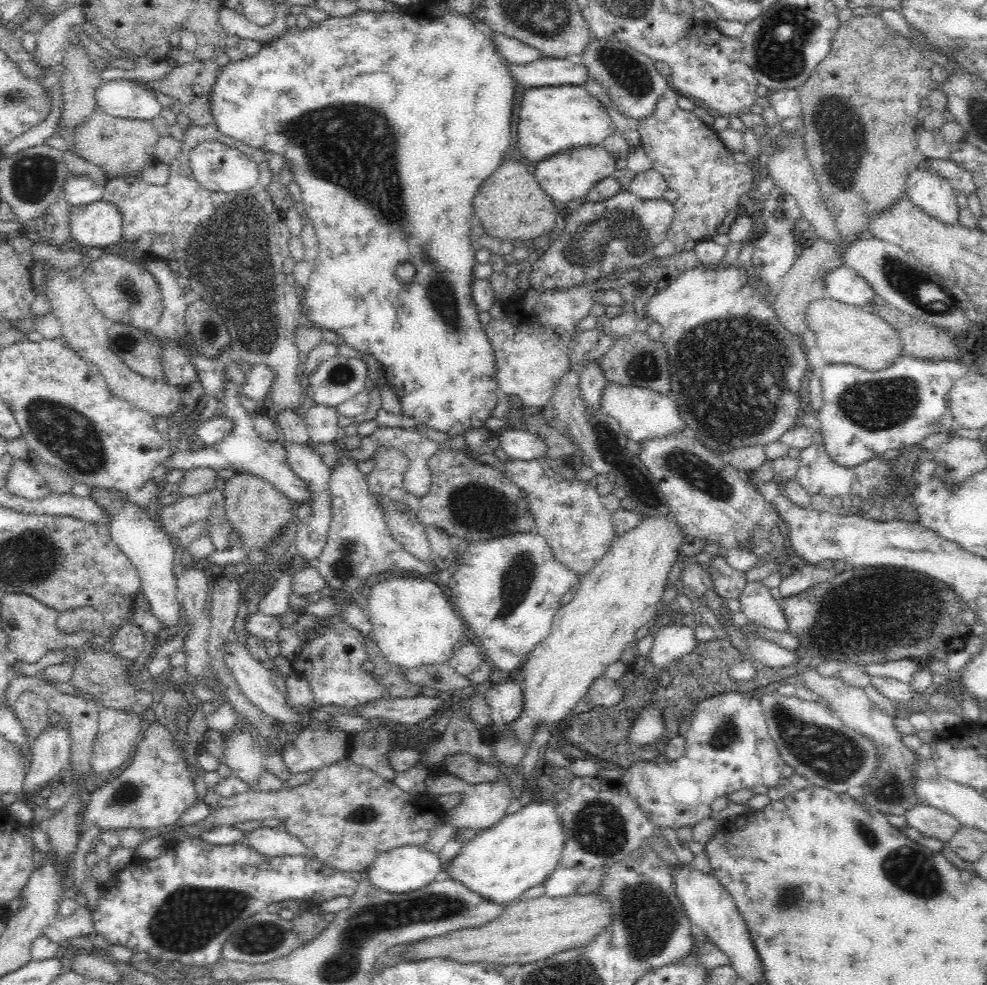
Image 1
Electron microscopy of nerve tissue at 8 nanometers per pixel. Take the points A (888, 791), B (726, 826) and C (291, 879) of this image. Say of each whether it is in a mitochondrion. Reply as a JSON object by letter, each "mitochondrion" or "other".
{"A":"mitochondrion","B":"other","C":"other"}

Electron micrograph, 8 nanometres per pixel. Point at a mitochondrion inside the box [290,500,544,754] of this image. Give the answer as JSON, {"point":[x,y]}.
{"point":[517,578]}

